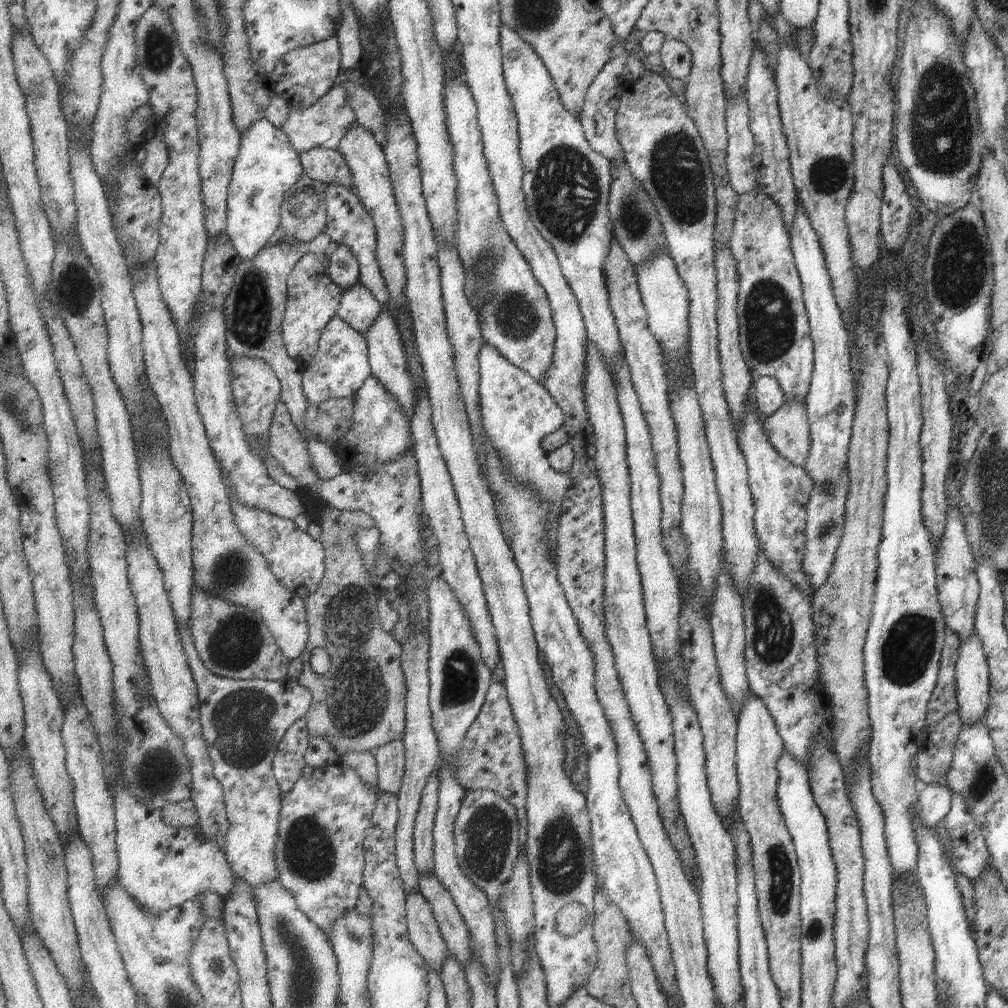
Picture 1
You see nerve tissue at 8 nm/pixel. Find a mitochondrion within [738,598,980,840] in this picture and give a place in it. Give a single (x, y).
(906, 653)

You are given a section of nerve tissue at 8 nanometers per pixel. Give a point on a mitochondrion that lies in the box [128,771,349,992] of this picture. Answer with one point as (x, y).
(310, 853)

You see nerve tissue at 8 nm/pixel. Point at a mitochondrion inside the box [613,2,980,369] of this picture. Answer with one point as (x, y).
(941, 132)

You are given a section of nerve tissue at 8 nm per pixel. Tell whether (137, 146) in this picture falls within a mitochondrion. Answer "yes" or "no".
no

